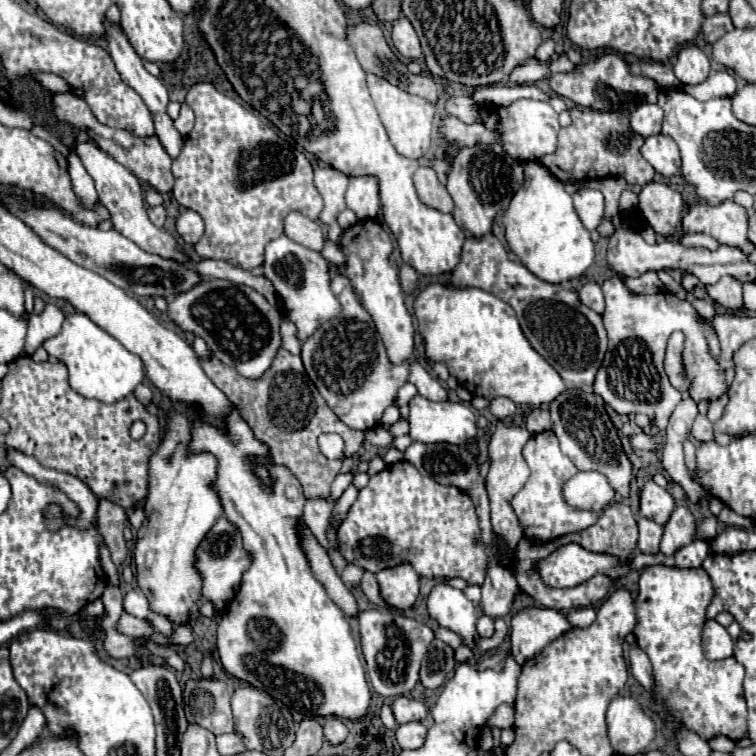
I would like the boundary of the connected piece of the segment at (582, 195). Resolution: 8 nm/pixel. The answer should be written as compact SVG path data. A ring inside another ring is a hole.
M578 189L572 197L580 221L588 231L594 231L604 217L604 195L598 189Z

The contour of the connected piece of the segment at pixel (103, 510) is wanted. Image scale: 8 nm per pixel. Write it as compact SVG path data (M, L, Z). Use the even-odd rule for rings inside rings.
M106 499L98 503L96 511L96 525L104 541L108 543L108 549L112 551L114 563L122 563L128 557L128 547L124 541L124 525L126 525L126 511L120 505L114 505Z

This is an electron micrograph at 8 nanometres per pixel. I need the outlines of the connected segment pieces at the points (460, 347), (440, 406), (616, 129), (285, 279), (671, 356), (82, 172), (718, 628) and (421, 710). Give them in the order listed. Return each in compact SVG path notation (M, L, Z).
M430 283L414 299L414 315L418 321L418 331L426 343L426 357L432 363L444 363L450 375L454 375L458 383L472 395L480 395L486 399L508 397L516 405L540 407L552 403L556 395L566 391L566 383L556 373L556 369L526 339L512 307L496 295L474 287L458 289L442 283Z
M416 395L410 401L410 415L408 415L408 423L410 423L410 439L412 441L420 441L420 443L456 443L456 445L464 445L470 439L476 437L478 427L476 427L476 417L472 413L472 409L468 409L462 403L452 403L452 401L428 401L420 395Z
M588 107L572 109L572 125L560 129L558 149L540 159L560 181L586 181L602 177L624 177L628 183L646 185L654 177L654 167L640 155L644 137L636 135L628 117L616 111L594 111Z
M286 235L274 239L266 247L266 261L264 261L264 277L274 285L282 313L296 325L296 337L300 343L304 343L308 337L314 335L314 331L330 321L336 319L342 311L342 305L338 297L330 289L330 263L318 253L312 251Z
M682 345L668 347L666 349L666 361L664 361L666 373L670 377L670 383L680 392L688 390L688 384L684 378L684 363L682 363Z
M71 152L67 158L68 173L77 197L84 207L92 207L98 201L98 194L93 179L90 177L79 157Z
M714 619L706 621L704 633L702 633L702 649L706 659L726 659L732 655L732 647L734 647L734 641L728 635L728 631Z
M396 697L392 703L392 711L396 723L410 723L410 721L424 721L428 715L428 707L424 701L414 701L410 697Z

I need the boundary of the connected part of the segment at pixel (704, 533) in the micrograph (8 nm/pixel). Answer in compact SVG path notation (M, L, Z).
M716 517L704 519L698 525L698 539L712 539L712 537L716 537Z

